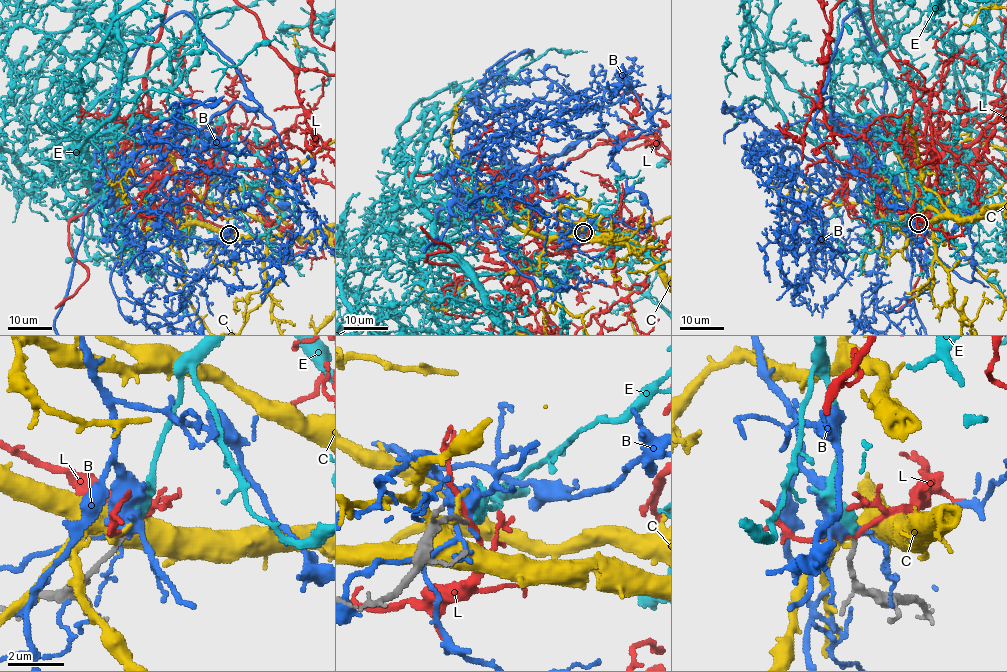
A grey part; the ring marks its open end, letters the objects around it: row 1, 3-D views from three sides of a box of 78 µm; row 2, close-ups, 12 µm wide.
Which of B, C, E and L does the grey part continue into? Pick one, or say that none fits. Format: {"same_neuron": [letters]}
{"same_neuron": ["E"]}

